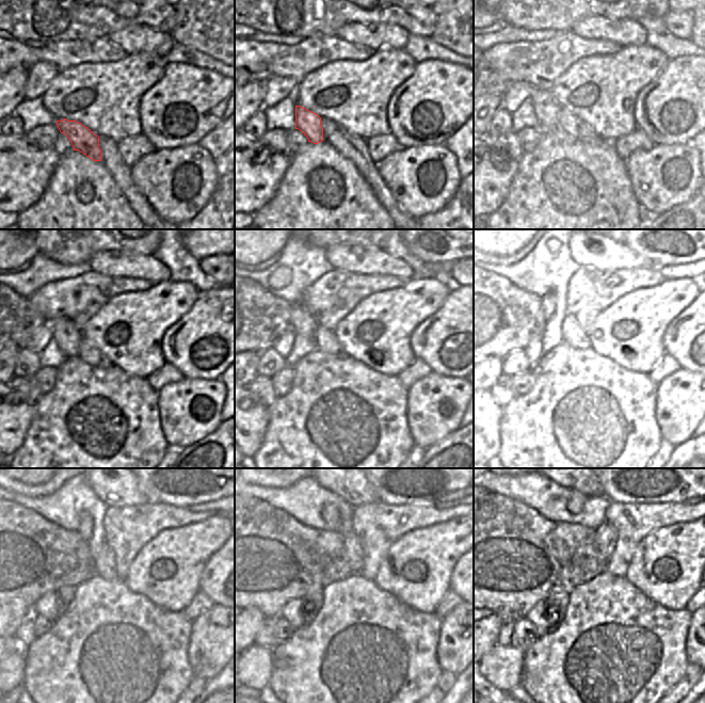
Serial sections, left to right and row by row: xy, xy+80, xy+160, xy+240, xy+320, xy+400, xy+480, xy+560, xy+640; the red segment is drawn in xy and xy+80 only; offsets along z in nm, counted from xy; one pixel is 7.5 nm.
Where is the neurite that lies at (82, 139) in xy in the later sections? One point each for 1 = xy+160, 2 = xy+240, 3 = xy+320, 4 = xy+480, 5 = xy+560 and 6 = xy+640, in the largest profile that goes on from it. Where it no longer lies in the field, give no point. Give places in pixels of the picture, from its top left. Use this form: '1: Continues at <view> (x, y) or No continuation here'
1: Continues at xy+160 (546, 108)
2: Continues at xy+240 (67, 336)
3: Continues at xy+320 (304, 324)
4: Continues at xy+480 (85, 528)
5: Continues at xy+560 (330, 514)
6: Continues at xy+640 (576, 499)

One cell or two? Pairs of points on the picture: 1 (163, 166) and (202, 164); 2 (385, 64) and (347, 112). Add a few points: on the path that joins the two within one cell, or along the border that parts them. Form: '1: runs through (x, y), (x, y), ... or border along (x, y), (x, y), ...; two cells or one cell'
1: runs through (174, 166), (193, 153), (195, 154); one cell
2: runs through (378, 76), (356, 97), (356, 100); one cell

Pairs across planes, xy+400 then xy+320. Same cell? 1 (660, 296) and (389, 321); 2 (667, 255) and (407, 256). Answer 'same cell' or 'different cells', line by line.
1: same cell
2: different cells

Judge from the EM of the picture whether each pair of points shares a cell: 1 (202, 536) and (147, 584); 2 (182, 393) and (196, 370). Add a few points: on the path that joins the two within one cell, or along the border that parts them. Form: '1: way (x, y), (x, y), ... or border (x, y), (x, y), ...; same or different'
1: way (185, 553), (178, 559), (175, 576), (164, 580); same
2: border (217, 378), (210, 380), (185, 379); different

